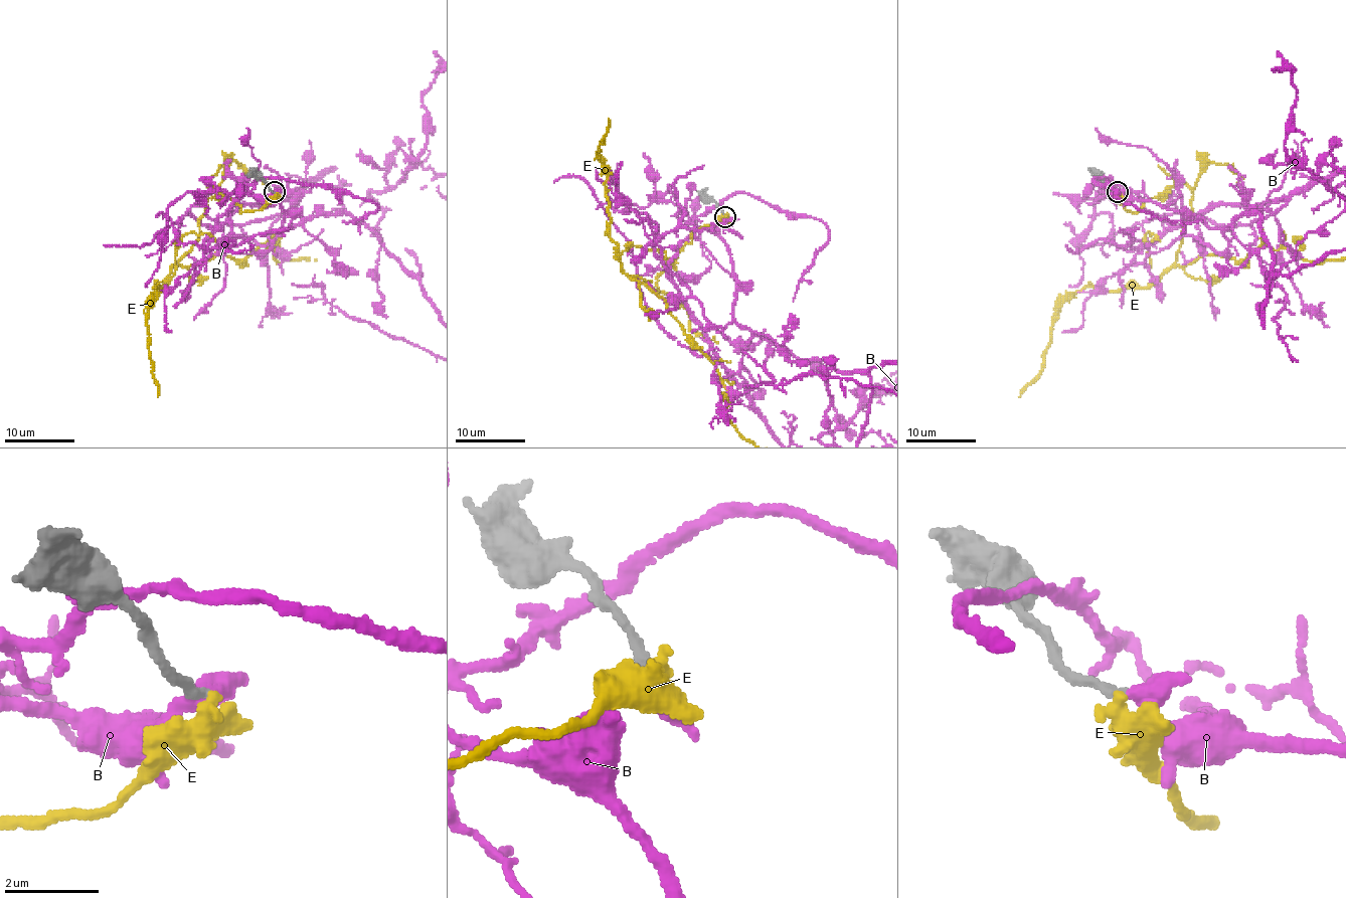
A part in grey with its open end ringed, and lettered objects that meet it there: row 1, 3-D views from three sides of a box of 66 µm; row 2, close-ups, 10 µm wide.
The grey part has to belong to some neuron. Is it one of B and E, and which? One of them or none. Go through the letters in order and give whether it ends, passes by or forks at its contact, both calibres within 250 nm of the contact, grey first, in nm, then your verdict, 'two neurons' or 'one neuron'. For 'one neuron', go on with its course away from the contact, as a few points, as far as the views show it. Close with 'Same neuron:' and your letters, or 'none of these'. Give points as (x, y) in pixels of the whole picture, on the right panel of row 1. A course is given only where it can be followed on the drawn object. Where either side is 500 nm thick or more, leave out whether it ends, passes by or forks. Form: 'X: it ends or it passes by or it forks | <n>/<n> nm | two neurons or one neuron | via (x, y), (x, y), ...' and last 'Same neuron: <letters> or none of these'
B: it passes by | 240/400 nm | one neuron
E: it ends | 240/480 nm | two neurons
Same neuron: B

